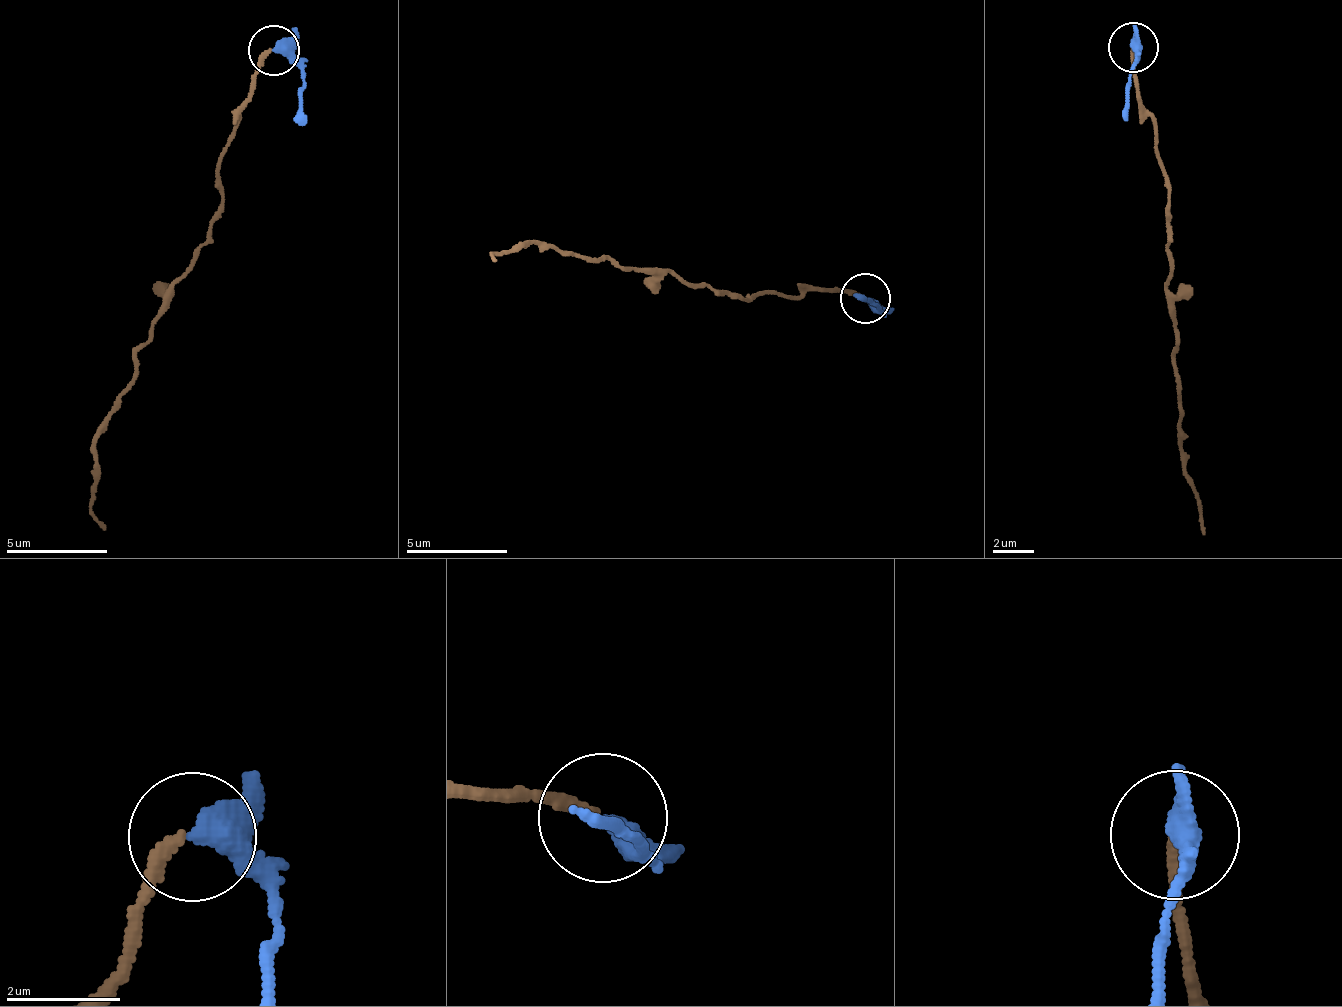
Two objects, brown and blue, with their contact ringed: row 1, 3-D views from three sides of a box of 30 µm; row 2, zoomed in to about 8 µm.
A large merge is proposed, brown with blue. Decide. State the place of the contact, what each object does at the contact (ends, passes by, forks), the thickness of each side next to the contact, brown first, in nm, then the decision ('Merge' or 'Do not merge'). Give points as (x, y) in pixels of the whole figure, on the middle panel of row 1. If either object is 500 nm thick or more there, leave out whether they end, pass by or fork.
Place: (865, 298). At the ring brown ends. At the ring blue passes by. Thickness 190 nm (brown) against 320 nm. Merge

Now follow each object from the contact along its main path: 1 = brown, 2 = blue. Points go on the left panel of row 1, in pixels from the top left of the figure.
1: (270, 51), (222, 160), (219, 221), (151, 327), (138, 377), (97, 438), (92, 505), (106, 531)
2: (274, 51), (299, 67), (304, 126)

